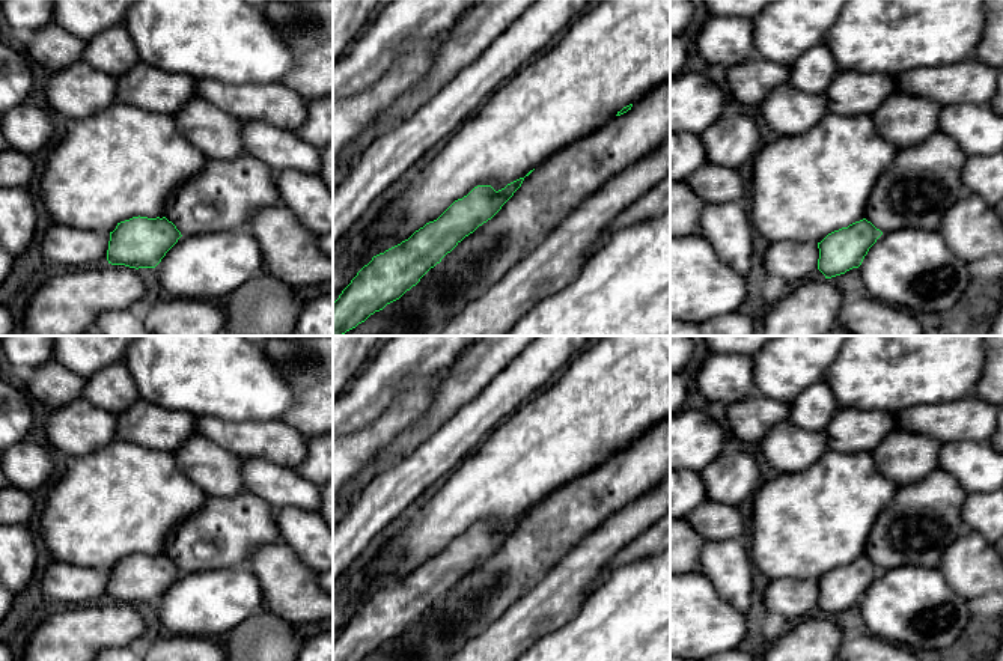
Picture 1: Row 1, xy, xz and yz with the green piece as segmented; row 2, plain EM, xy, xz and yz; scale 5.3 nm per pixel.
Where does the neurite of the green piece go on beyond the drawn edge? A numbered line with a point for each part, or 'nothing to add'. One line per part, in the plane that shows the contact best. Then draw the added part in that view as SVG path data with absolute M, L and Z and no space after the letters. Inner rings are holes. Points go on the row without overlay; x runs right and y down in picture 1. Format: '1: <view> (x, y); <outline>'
nothing to add

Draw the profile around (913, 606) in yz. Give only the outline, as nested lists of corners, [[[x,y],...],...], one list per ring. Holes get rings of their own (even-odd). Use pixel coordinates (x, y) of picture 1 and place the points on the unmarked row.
[[[922,565],[883,571],[858,607],[870,635],[914,652],[953,647],[973,617],[941,571]]]

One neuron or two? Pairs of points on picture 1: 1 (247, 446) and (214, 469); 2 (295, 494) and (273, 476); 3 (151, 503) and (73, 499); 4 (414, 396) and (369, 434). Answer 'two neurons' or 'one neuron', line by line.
1: two neurons
2: one neuron
3: one neuron
4: one neuron

